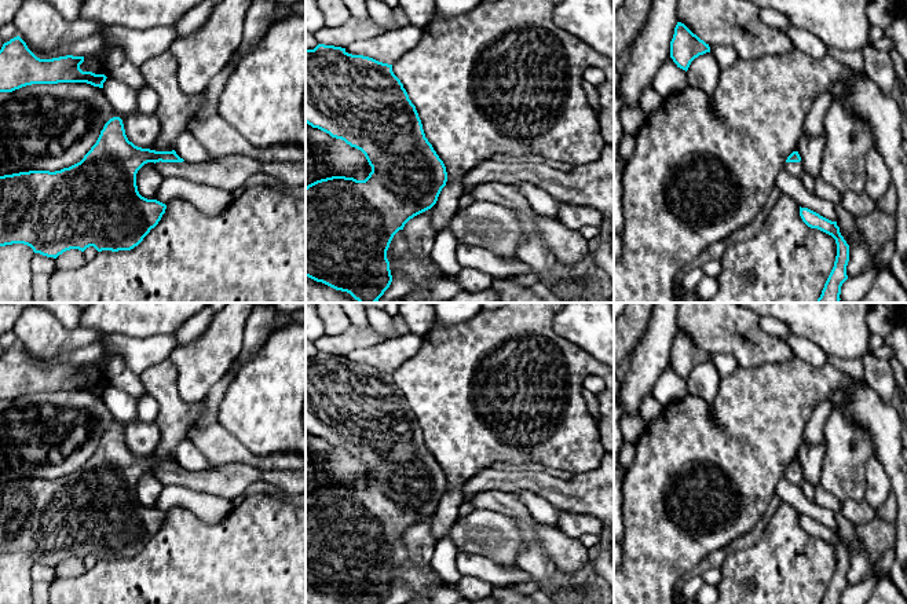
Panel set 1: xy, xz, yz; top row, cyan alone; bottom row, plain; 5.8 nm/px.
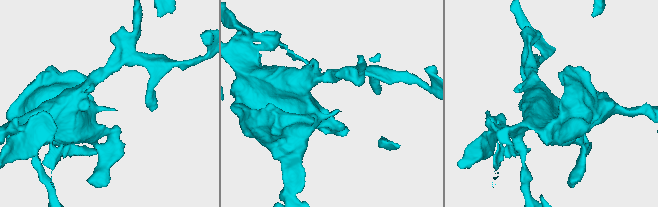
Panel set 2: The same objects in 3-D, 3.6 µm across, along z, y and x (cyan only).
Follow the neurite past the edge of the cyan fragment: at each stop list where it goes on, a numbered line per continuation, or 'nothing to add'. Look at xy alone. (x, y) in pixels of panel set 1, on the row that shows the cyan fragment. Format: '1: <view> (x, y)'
1: xy (230, 172)

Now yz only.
1: yz (796, 169)

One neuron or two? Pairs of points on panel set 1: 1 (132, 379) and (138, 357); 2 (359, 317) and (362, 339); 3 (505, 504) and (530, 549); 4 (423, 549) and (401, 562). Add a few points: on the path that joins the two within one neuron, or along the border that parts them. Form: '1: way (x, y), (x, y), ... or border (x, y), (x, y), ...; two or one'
1: border (117, 352), (124, 363), (138, 374); two
2: border (351, 324), (368, 326); two
3: way (518, 513), (526, 522), (530, 537); one
4: border (402, 538), (408, 557), (428, 573), (430, 582); two

